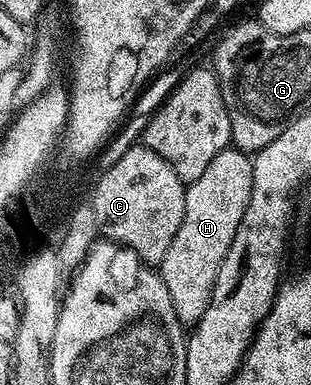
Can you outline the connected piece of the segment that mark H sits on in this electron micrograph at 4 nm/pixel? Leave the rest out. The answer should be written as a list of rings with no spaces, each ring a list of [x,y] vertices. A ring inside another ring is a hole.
[[[227,147],[216,155],[216,159],[212,159],[212,163],[208,163],[200,179],[186,185],[184,219],[160,266],[164,287],[168,287],[168,295],[172,295],[172,307],[183,326],[193,327],[200,315],[208,311],[220,263],[224,263],[224,257],[232,247],[236,227],[240,227],[244,207],[248,207],[248,195],[252,195],[251,158],[251,154]]]

